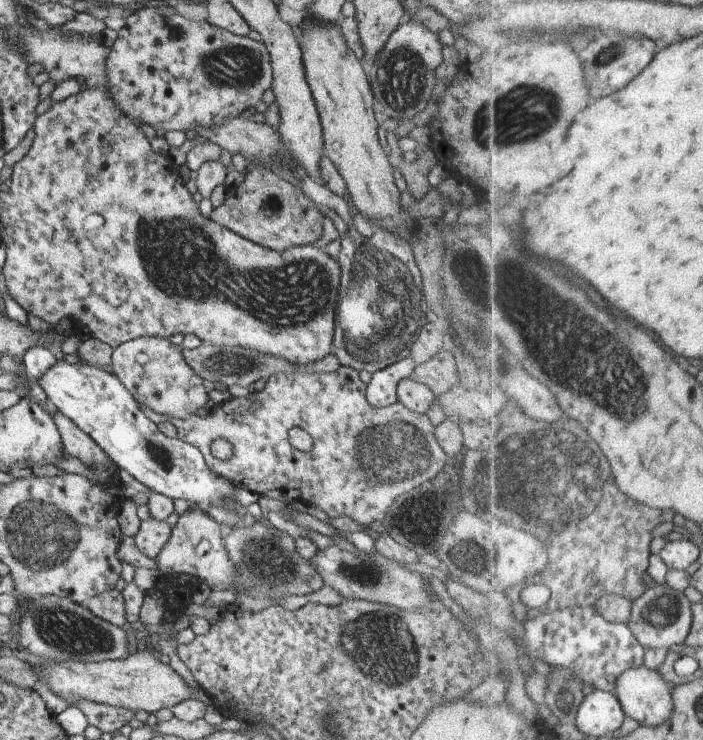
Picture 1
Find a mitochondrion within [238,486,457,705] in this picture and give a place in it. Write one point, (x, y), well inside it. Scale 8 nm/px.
(376, 644)

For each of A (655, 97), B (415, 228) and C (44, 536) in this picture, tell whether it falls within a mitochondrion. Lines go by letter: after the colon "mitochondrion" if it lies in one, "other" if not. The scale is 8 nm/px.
A: other
B: other
C: mitochondrion

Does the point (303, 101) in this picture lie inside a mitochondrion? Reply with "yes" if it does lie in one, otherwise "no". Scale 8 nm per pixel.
no

